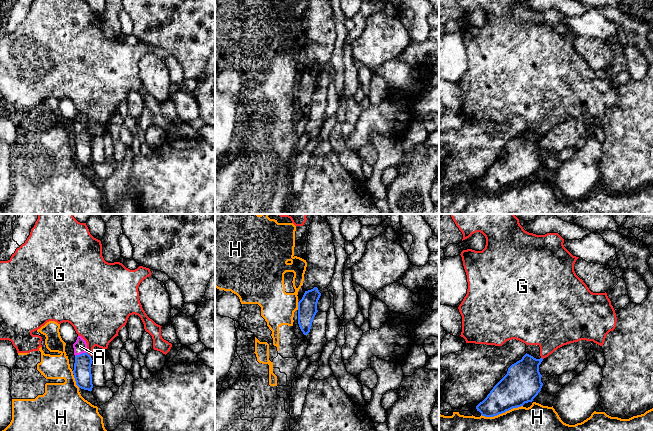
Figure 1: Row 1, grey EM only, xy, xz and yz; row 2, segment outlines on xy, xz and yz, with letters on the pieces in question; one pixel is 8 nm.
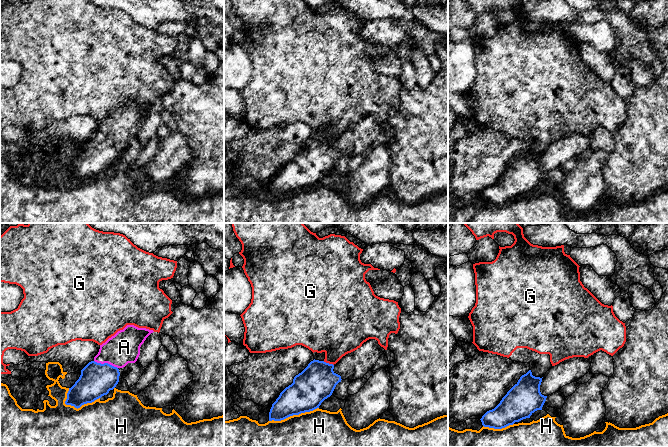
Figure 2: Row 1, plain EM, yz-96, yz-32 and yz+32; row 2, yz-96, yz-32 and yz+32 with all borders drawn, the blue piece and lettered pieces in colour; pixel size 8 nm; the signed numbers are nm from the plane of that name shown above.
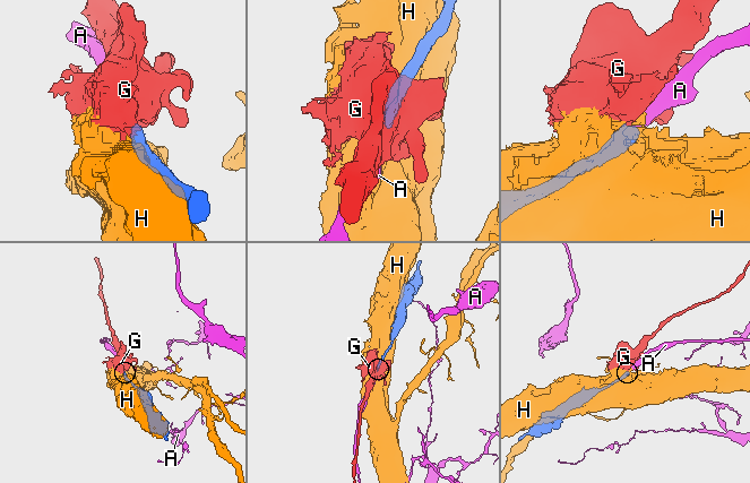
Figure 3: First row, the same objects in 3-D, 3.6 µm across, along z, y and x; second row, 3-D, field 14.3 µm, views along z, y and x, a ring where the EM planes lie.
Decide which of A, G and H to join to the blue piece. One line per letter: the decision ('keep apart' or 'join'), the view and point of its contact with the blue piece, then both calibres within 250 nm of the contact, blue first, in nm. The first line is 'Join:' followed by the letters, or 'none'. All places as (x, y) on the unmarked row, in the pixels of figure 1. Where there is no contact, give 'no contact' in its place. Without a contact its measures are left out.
Join: A
A: join | xy (80, 130) | 140/110 nm
G: keep apart | xy (88, 130) | 140/320 nm
H: keep apart | yz (501, 189) | 280/480 nm

